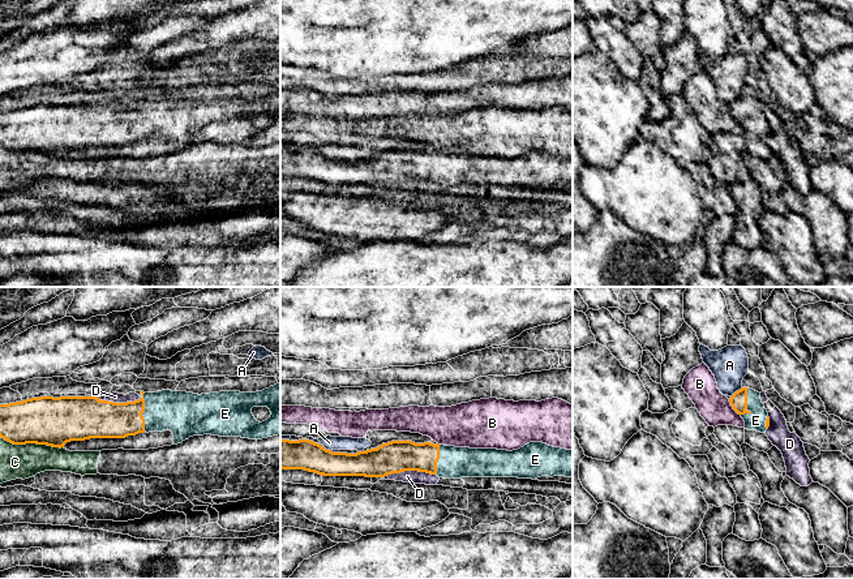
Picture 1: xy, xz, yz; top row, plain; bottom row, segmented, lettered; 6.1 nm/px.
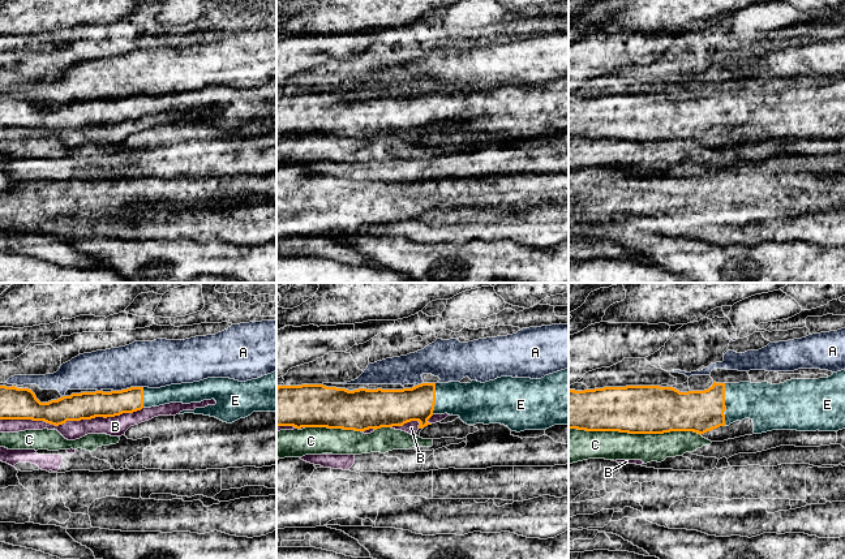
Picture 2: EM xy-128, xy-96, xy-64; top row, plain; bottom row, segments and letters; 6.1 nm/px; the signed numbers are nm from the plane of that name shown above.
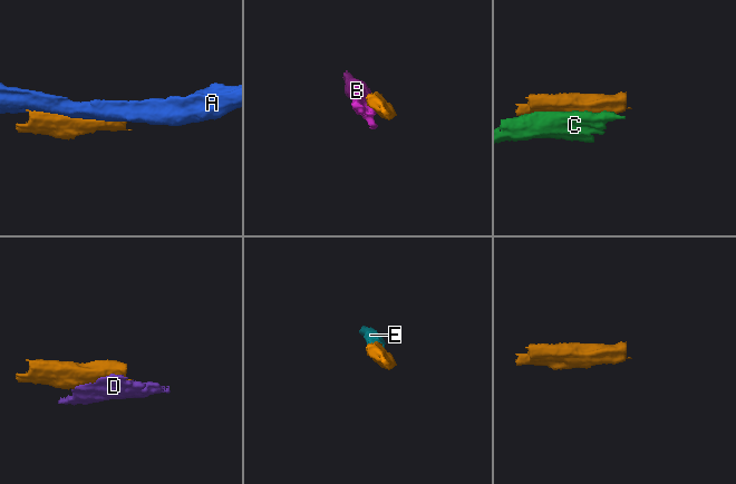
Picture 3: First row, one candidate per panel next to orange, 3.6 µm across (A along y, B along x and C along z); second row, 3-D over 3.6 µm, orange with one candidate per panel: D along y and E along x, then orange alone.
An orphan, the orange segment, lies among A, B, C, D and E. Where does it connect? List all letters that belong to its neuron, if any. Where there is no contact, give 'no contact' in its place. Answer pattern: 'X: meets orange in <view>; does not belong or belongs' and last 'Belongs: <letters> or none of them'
A: meets orange in yz; does not belong
B: meets orange in yz; does not belong
C: meets orange in xy; does not belong
D: meets orange in xz; does not belong
E: meets orange in xy; belongs
Belongs: E

